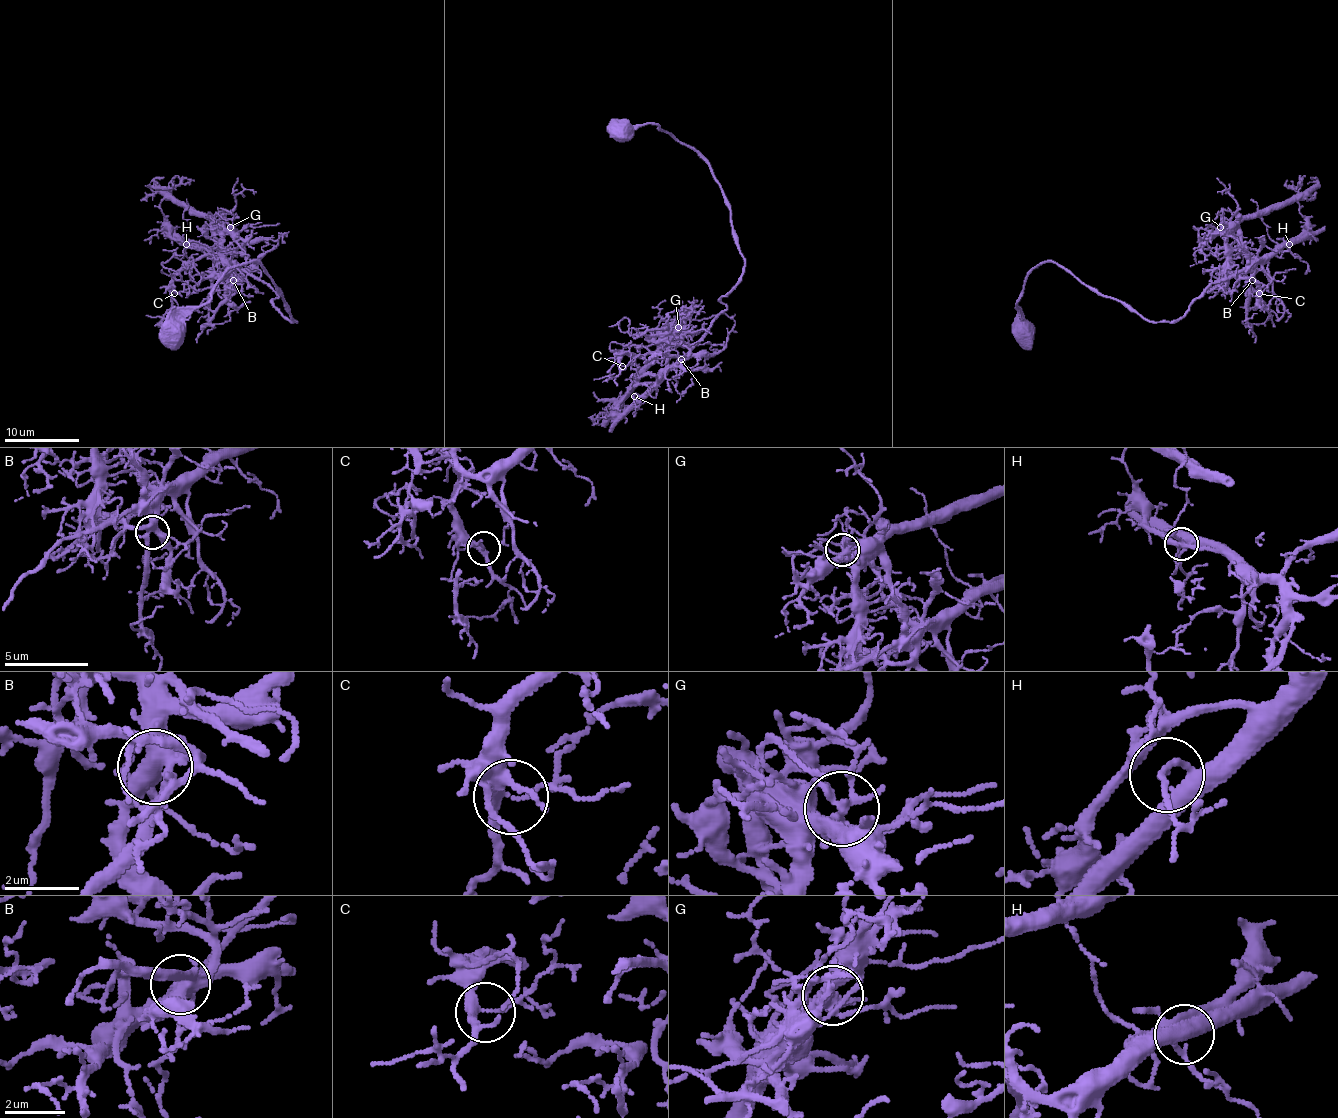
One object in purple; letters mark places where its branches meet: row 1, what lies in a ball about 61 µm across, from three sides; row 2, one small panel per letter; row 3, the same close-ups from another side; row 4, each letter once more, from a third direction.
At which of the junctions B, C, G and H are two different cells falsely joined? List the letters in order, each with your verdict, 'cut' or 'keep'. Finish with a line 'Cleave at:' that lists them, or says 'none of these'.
B: keep
C: keep
G: cut
H: keep
Cleave at: G

